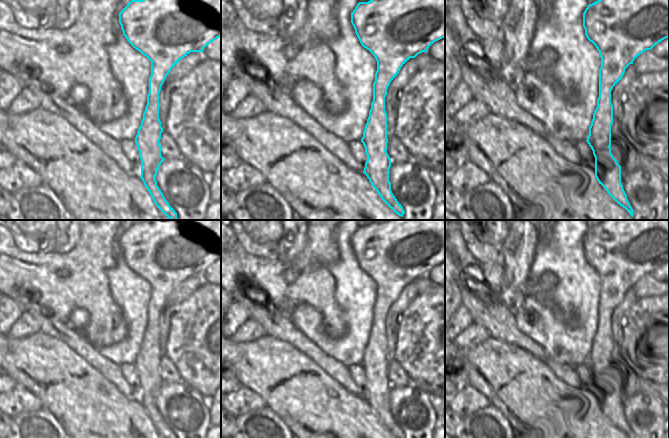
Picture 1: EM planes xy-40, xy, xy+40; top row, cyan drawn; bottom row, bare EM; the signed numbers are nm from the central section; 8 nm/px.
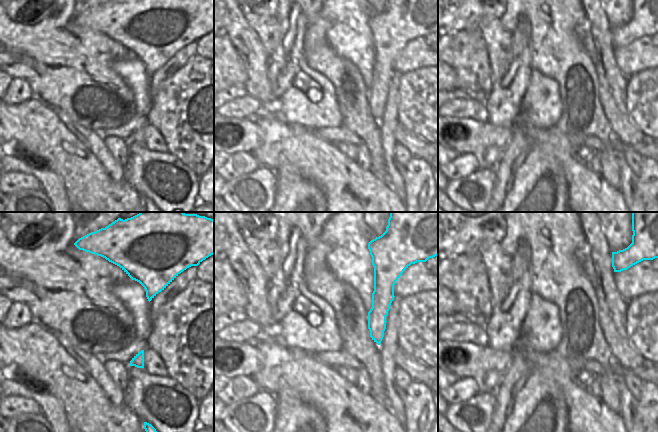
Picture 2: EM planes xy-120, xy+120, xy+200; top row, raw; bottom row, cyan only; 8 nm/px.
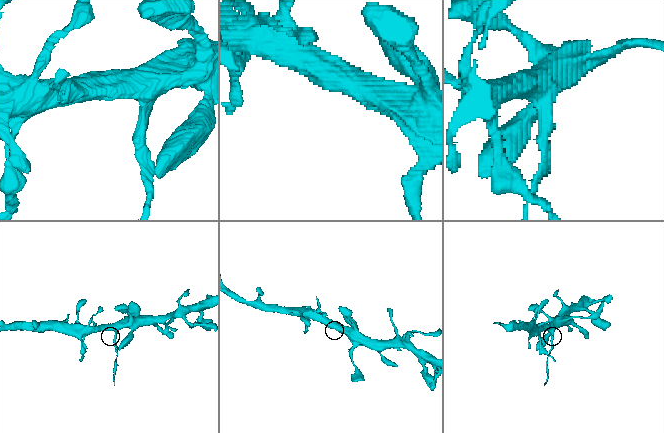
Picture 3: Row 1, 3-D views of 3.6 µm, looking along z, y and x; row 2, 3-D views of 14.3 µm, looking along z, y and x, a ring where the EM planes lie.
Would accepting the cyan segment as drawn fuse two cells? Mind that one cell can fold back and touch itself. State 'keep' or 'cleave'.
cleave

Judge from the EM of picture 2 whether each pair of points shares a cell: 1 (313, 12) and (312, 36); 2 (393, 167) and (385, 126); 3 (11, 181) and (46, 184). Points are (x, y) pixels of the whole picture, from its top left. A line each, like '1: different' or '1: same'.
1: same
2: same
3: different

